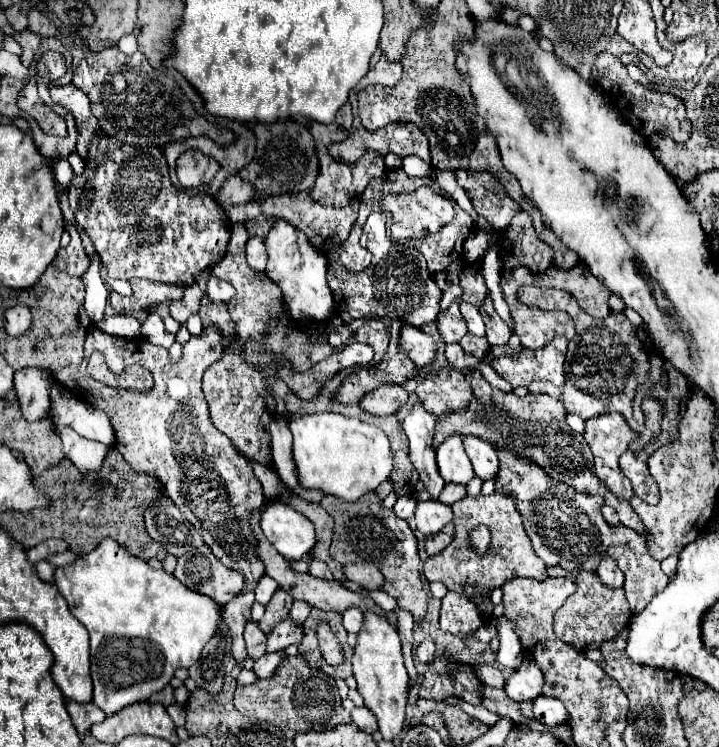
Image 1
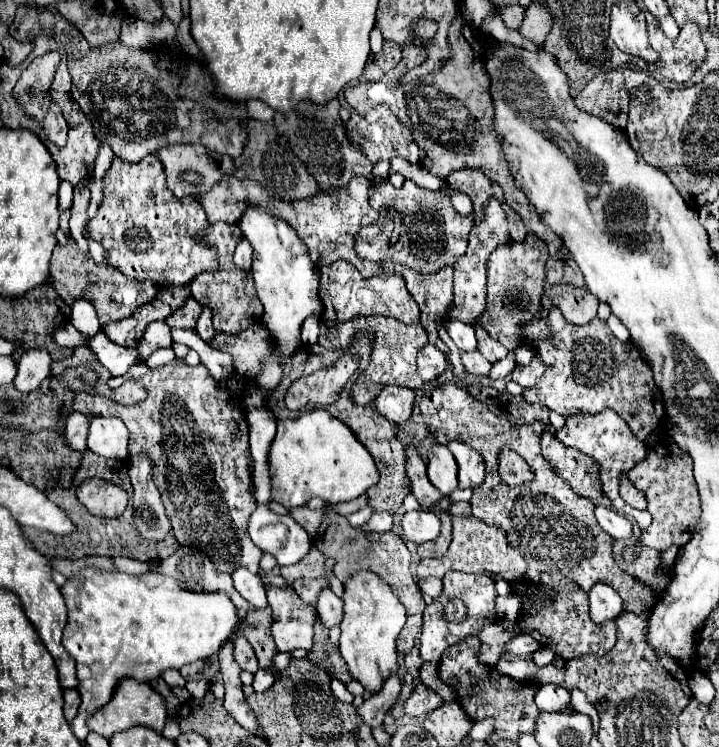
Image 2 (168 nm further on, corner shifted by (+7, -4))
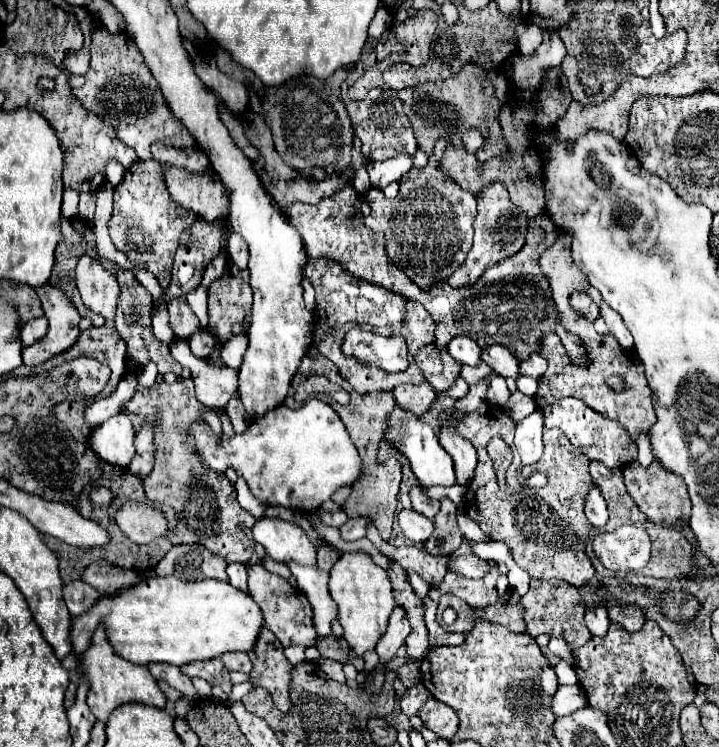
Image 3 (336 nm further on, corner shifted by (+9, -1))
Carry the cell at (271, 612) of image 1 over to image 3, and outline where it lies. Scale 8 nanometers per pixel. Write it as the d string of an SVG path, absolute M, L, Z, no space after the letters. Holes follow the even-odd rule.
M268 628L260 632L256 648L250 652L250 660L254 664L250 672L252 684L266 688L272 694L276 708L288 714L292 664L286 660L282 644L276 640L276 636Z

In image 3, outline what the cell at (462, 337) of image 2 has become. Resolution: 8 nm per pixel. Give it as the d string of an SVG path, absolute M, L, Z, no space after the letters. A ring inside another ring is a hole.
M466 336L454 338L448 346L448 352L460 364L468 364L468 366L478 366L480 364L480 348L472 338L466 338Z

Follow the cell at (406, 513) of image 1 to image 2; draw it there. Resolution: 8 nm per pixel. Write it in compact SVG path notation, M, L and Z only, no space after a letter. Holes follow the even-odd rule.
M376 511L372 517L370 517L370 521L366 523L366 525L362 525L362 529L364 531L376 531L376 533L386 533L386 531L390 531L392 529L392 525L394 525L394 515L392 513L388 513L388 511Z

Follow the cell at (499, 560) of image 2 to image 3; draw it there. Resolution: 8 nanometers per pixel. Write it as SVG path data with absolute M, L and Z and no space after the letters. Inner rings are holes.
M464 540L462 546L450 554L450 560L448 560L448 568L466 576L466 578L480 578L486 568L492 566L492 562L484 562L480 560L472 550L470 550L470 542Z

